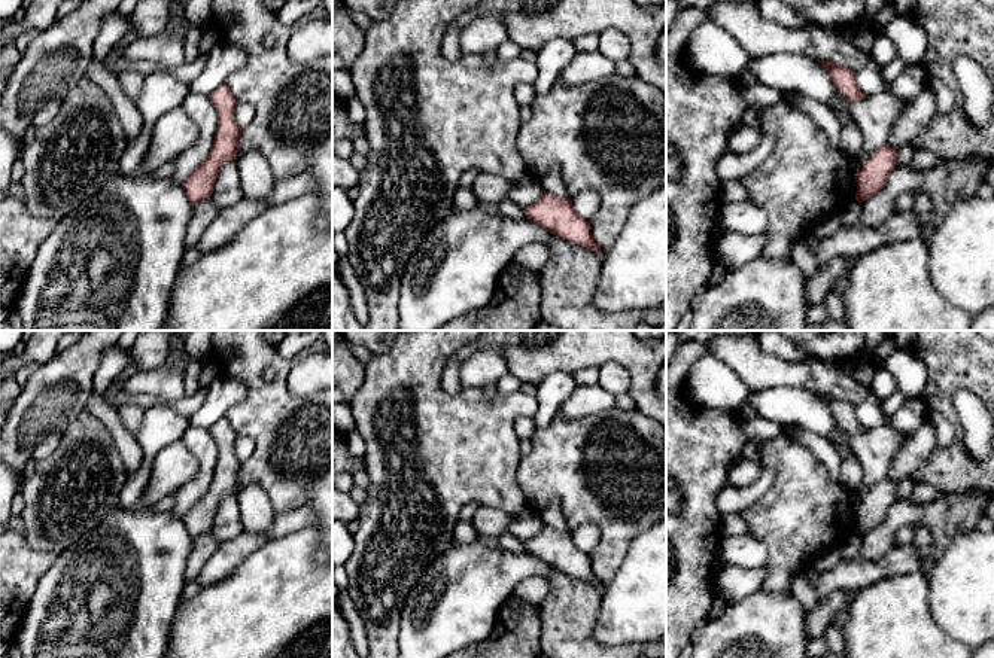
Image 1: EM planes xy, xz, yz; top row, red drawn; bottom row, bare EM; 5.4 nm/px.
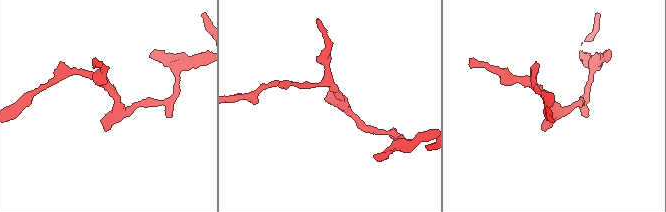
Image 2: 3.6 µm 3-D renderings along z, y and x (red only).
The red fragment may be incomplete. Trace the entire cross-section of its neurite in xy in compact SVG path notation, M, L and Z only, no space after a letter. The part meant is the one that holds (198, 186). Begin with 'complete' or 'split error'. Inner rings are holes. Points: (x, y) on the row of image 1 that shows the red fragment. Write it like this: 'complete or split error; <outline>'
complete; M224 83L209 97L218 110L218 130L210 155L182 185L192 205L212 197L222 165L227 161L237 159L238 138L243 131L234 122L237 100L232 97L229 88Z

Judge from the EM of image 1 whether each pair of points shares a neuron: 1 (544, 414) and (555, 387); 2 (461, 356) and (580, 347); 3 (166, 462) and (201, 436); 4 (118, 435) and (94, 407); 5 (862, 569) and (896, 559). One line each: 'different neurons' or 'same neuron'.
1: same neuron
2: same neuron
3: different neurons
4: same neuron
5: same neuron

